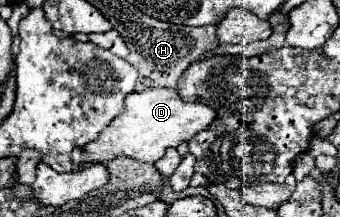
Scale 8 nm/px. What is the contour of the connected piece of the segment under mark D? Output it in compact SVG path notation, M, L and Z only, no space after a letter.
M148 87L140 93L128 93L124 105L126 111L118 115L104 131L100 131L98 141L84 147L84 163L108 163L118 155L154 163L168 147L178 147L182 141L190 141L216 119L216 111L212 107L204 103L186 103L180 93L170 87Z

